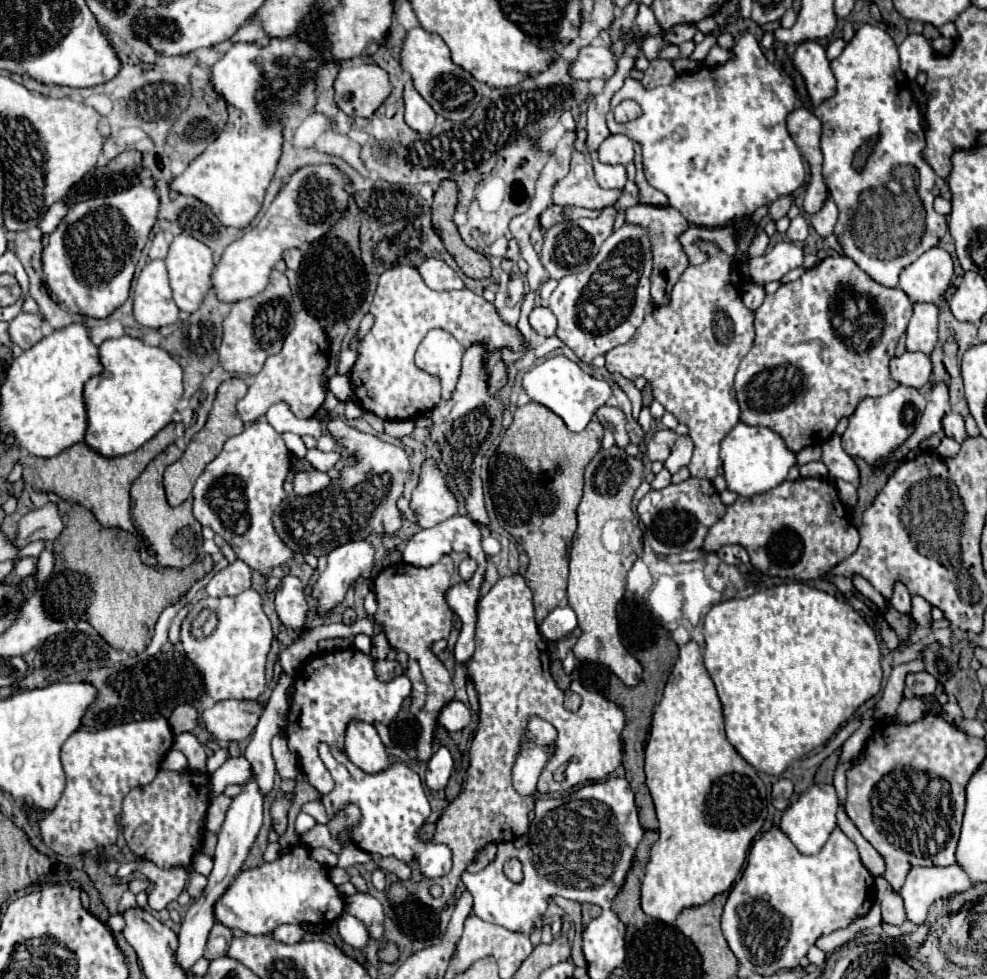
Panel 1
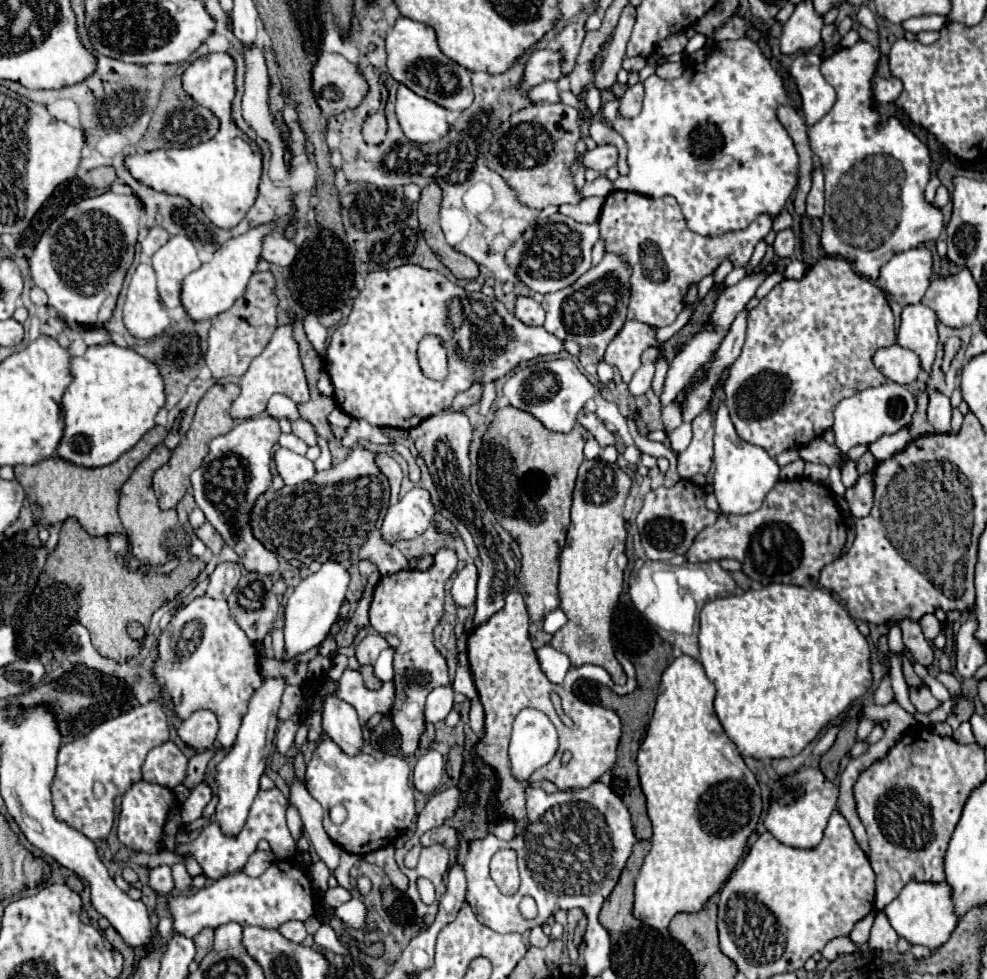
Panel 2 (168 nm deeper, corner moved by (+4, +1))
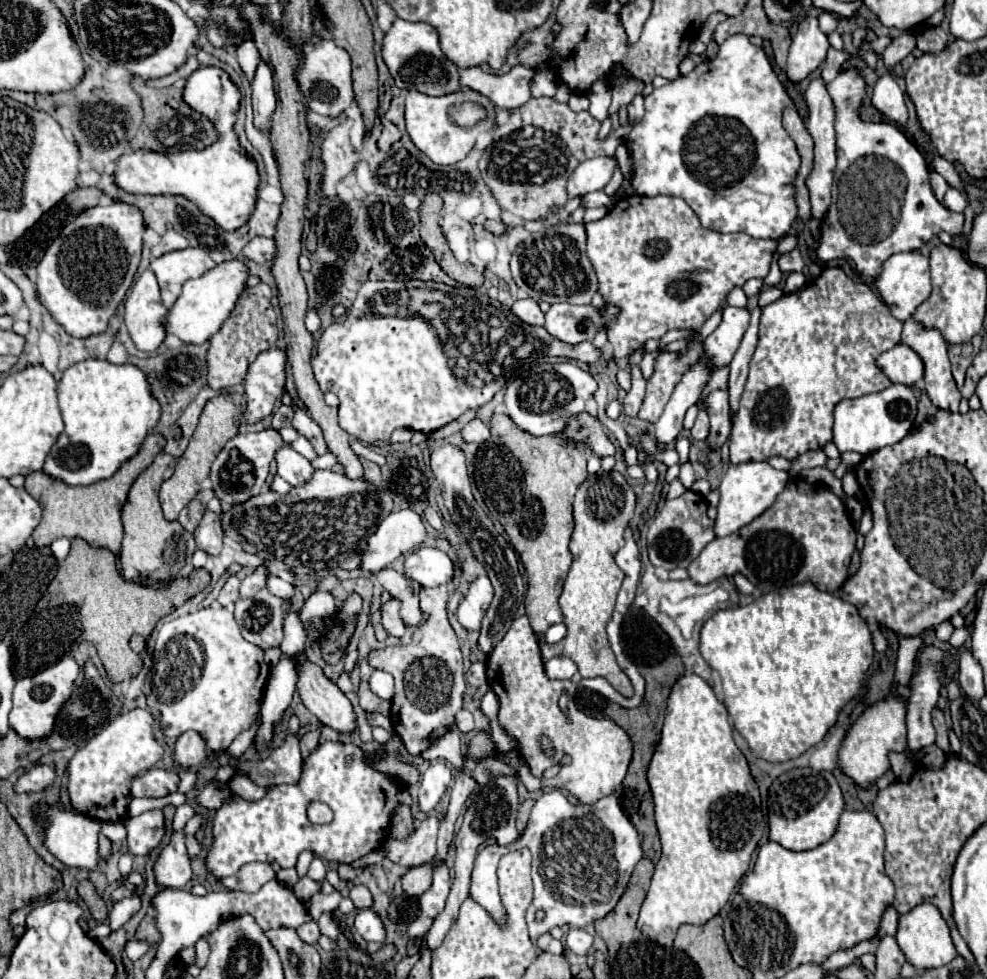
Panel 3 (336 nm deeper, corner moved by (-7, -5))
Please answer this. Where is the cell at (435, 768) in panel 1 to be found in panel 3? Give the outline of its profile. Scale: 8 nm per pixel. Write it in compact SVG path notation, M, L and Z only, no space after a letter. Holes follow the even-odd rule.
M435 762L431 764L423 778L419 780L419 794L417 794L417 806L421 812L431 812L437 802L441 800L441 796L445 794L445 790L451 786L453 782L453 774L449 770L447 764Z

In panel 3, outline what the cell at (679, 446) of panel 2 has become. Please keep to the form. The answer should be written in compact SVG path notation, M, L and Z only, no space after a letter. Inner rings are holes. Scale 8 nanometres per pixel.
M701 406L697 420L695 420L695 426L691 428L691 438L693 440L705 440L707 434L709 434L709 416L707 416L707 408Z

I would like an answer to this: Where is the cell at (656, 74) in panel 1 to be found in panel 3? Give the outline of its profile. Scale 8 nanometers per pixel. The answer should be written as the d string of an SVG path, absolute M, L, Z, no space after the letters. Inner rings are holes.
M531 98L525 106L519 106L509 114L509 120L495 128L493 144L483 152L479 170L485 186L491 190L501 210L521 220L541 220L549 216L551 206L563 206L567 202L565 182L573 172L573 166L587 158L612 157L615 148L625 142L632 124L620 125L603 140L599 139L601 122L589 112L573 112L567 104L559 104L553 98ZM527 178L545 178L541 184L527 182Z

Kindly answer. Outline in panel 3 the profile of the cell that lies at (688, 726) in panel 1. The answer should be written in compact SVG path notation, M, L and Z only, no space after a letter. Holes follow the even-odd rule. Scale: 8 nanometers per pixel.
M685 674L671 688L661 740L649 764L647 778L655 802L655 822L663 854L655 866L647 898L639 912L637 928L649 940L661 946L673 946L675 932L681 924L705 924L727 904L741 876L749 870L751 856L765 828L759 808L759 790L745 756L733 742L727 710L703 678Z

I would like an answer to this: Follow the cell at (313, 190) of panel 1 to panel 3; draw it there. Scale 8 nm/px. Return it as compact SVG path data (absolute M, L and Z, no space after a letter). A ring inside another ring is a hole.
M229 260L209 270L209 274L203 274L197 280L185 282L177 302L173 304L173 308L167 310L165 332L177 336L183 344L207 342L221 328L221 324L229 318L237 298L245 290L245 278L247 278L245 264L241 264L239 260Z

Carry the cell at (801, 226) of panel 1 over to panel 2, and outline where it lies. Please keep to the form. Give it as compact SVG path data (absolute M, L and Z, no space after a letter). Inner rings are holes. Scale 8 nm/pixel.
M786 228L782 232L778 232L776 240L774 240L774 250L776 256L784 258L784 256L792 256L794 254L794 244L796 244L796 236L792 228Z

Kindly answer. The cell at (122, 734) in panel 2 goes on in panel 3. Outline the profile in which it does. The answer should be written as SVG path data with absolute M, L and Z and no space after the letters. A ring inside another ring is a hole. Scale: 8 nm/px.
M129 710L117 716L81 750L77 750L77 754L69 762L67 776L71 804L81 814L97 818L101 822L119 822L127 816L125 812L131 800L129 778L153 768L155 762L163 756L163 748L153 738L153 722L155 718L149 710Z

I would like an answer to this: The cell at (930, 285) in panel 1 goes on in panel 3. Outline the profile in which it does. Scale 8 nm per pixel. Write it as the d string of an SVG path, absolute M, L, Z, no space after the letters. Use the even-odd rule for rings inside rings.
M899 252L889 256L881 264L881 272L875 276L875 288L883 302L889 306L891 314L897 320L907 320L913 310L929 296L931 290L931 278L929 278L929 260L919 252Z

